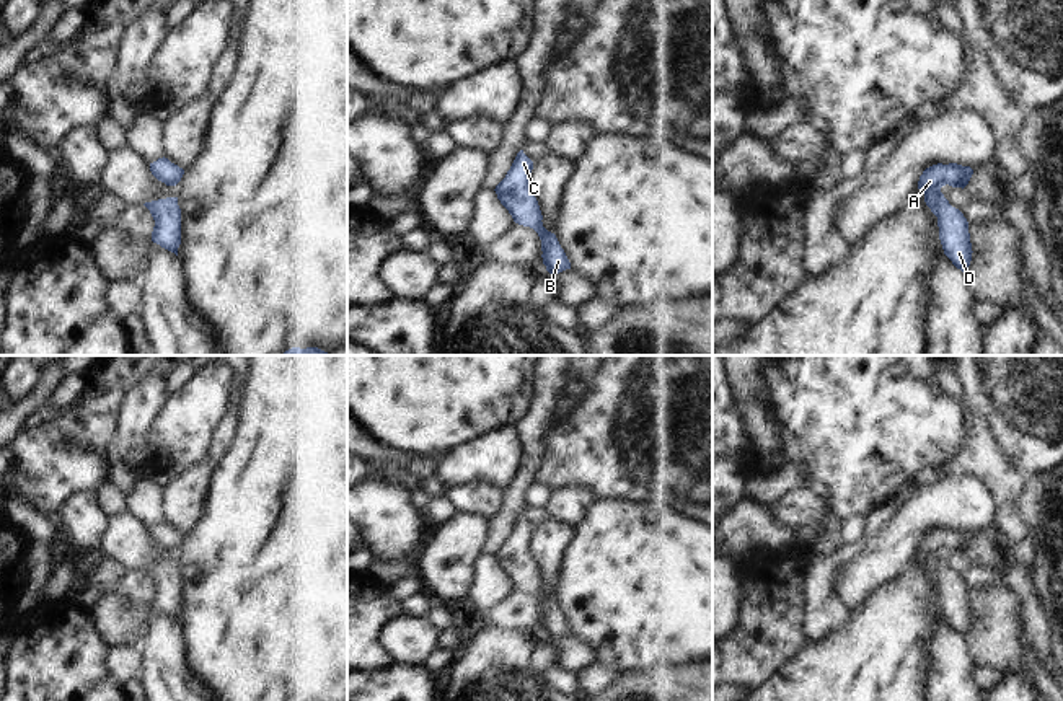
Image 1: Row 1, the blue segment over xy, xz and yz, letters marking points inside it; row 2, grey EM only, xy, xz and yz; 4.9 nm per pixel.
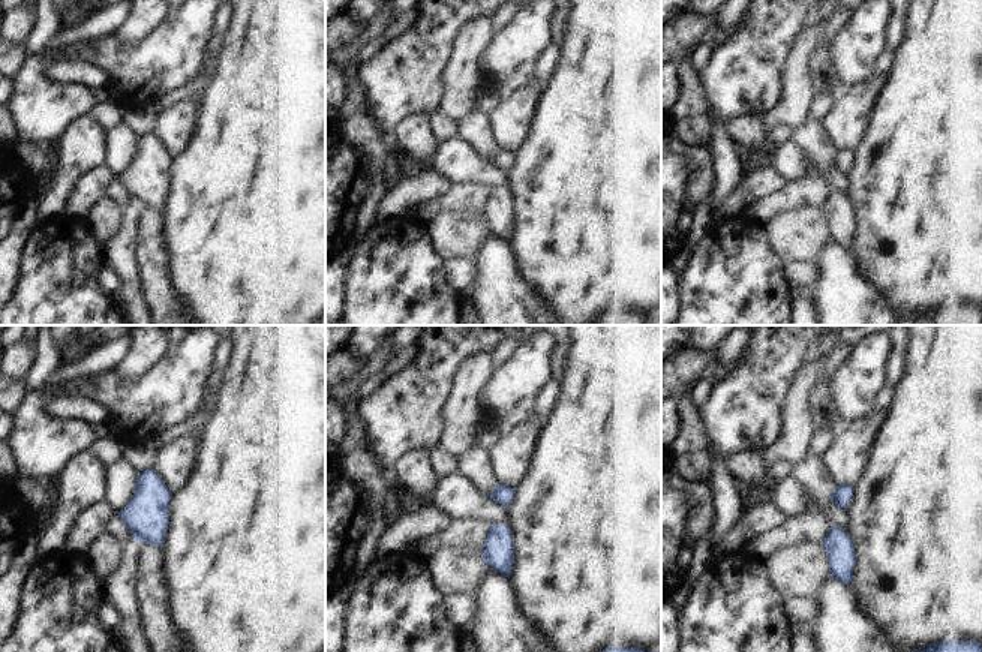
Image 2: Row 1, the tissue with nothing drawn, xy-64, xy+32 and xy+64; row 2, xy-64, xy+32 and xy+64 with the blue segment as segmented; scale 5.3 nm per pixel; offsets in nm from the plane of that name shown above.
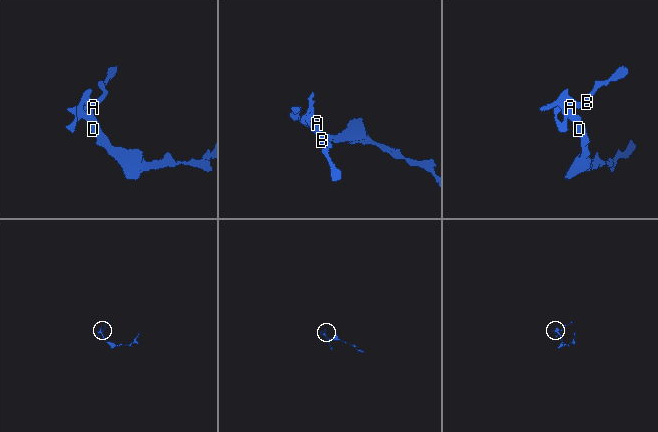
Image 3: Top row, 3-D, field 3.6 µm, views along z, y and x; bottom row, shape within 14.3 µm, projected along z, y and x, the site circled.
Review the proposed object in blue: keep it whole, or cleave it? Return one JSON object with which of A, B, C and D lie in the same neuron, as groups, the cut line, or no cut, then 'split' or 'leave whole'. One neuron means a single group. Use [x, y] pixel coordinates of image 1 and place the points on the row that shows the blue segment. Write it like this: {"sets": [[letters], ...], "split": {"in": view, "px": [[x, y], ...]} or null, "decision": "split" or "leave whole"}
{"sets": [["A", "B", "C", "D"]], "split": null, "decision": "leave whole"}

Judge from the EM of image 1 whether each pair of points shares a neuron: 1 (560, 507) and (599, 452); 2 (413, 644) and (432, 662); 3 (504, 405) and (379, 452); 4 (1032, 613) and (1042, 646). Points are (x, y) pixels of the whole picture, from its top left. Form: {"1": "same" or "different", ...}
{"1": "different", "2": "different", "3": "different", "4": "same"}

